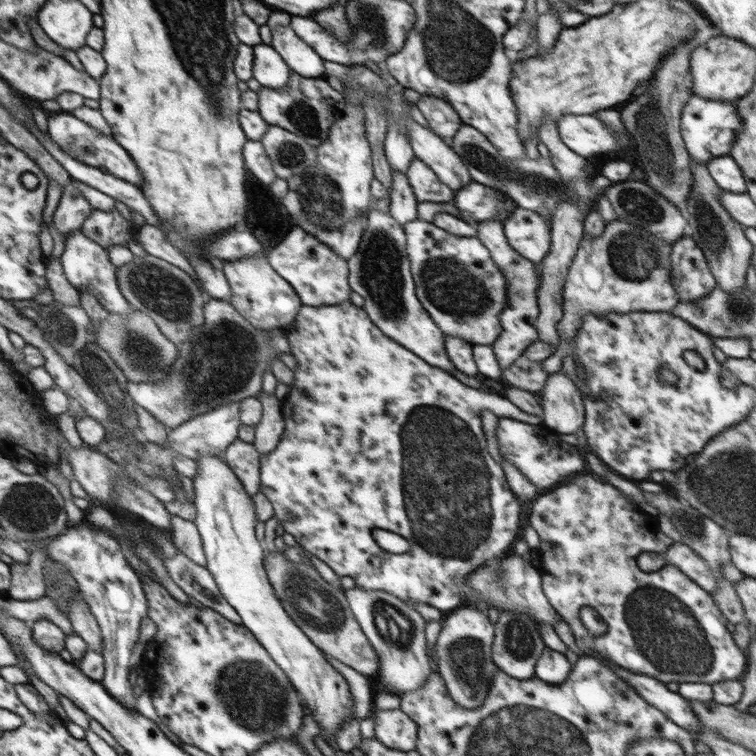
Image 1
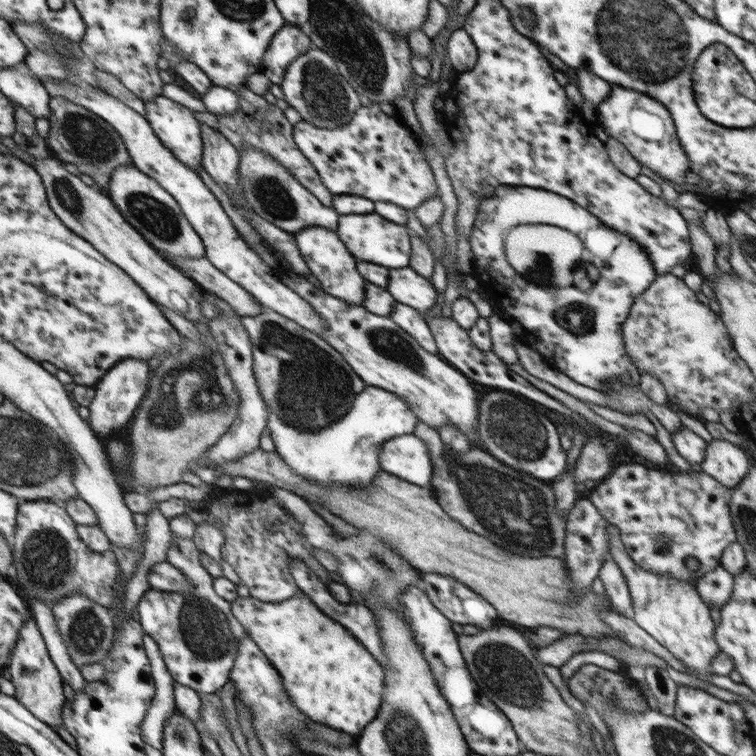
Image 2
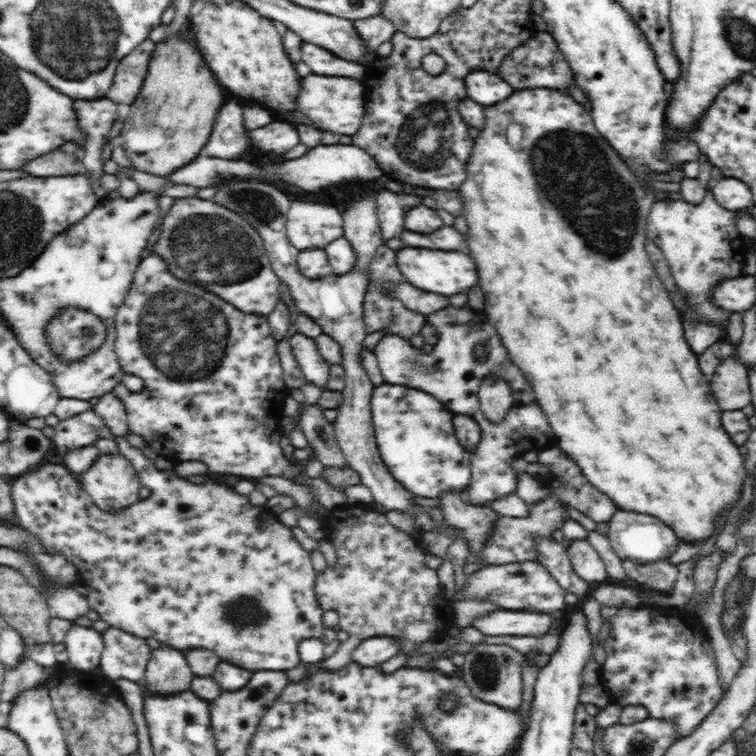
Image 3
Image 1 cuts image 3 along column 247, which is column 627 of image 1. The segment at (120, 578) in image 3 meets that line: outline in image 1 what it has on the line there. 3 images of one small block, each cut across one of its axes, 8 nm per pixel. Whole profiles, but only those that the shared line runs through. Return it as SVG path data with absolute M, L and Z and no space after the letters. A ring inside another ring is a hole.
M576 474L568 482L556 486L546 493L538 494L536 502L532 504L529 512L528 522L530 522L532 528L536 529L540 537L540 545L537 548L540 561L536 568L540 571L544 594L548 597L548 601L550 601L552 607L556 609L556 612L569 624L577 646L585 652L586 656L592 656L592 653L598 653L600 657L604 657L608 661L612 661L630 672L650 674L654 678L662 680L662 682L708 682L708 684L714 685L720 681L742 678L747 668L747 654L743 650L740 650L739 646L736 646L732 633L728 631L728 626L726 626L728 620L722 614L714 599L712 599L711 594L704 590L704 588L700 588L696 582L672 564L663 565L659 570L651 572L644 572L637 566L636 561L640 554L665 553L670 549L670 546L675 544L672 538L669 538L660 530L658 518L648 516L648 513L644 513L644 511L640 510L640 507L634 506L623 492L606 481L598 482L592 475L583 474ZM585 606L592 607L600 614L607 626L606 633L598 636L592 635L584 627L580 620L579 612Z

